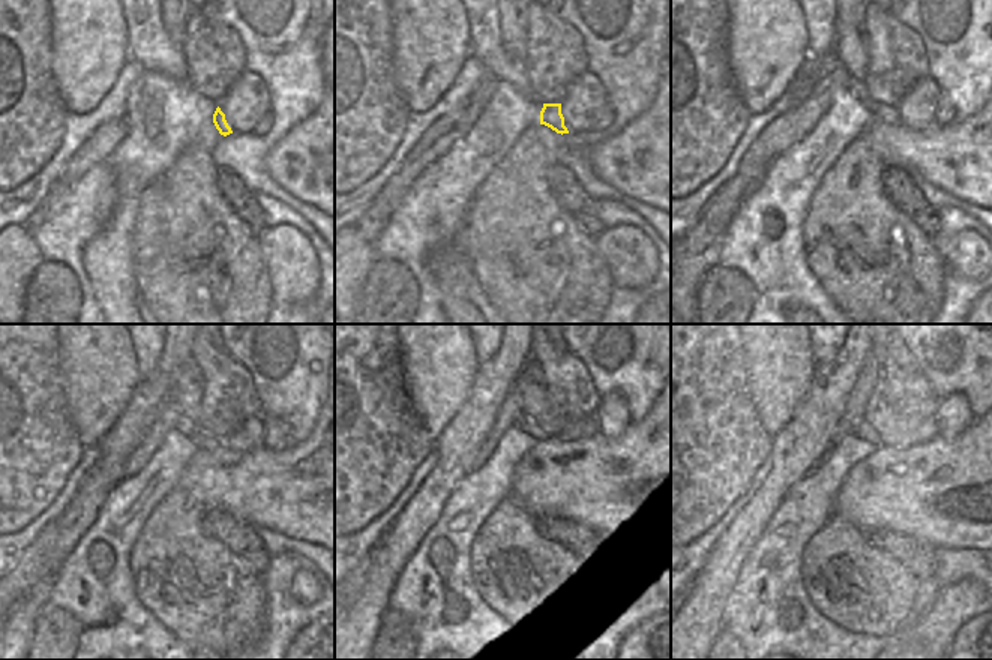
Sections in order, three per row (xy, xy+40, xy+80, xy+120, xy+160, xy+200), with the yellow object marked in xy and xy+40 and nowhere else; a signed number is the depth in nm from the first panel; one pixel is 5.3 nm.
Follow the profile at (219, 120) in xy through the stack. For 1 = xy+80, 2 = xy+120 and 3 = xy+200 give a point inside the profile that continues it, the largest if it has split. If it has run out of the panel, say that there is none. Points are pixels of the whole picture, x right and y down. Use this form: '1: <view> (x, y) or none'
1: xy+80 (883, 113)
2: xy+120 (201, 441)
3: xy+200 (862, 429)

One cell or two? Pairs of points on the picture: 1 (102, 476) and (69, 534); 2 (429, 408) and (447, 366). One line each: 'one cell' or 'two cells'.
1: one cell
2: one cell

